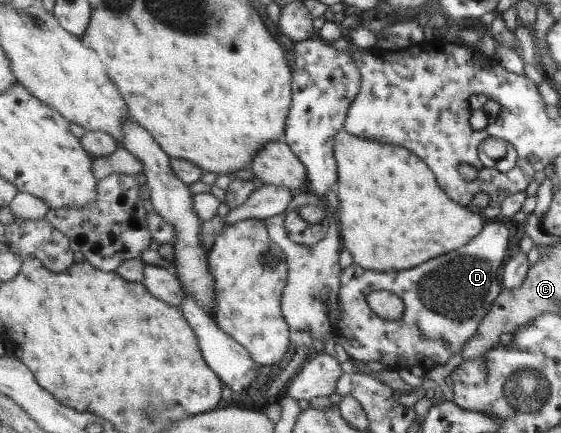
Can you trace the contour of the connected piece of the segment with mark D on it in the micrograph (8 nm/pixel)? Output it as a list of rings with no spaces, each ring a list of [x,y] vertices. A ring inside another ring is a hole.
[[[502,223],[485,224],[478,235],[458,250],[442,254],[438,258],[430,258],[428,262],[410,270],[380,272],[352,263],[341,269],[339,275],[338,319],[333,335],[338,336],[340,346],[349,358],[356,361],[381,362],[394,371],[420,366],[425,373],[433,367],[443,366],[454,354],[461,352],[464,343],[476,333],[478,324],[490,310],[494,299],[502,293],[498,270],[503,266],[508,244],[510,235]],[[374,290],[392,292],[404,301],[404,314],[400,322],[386,321],[371,309],[367,298]]]

